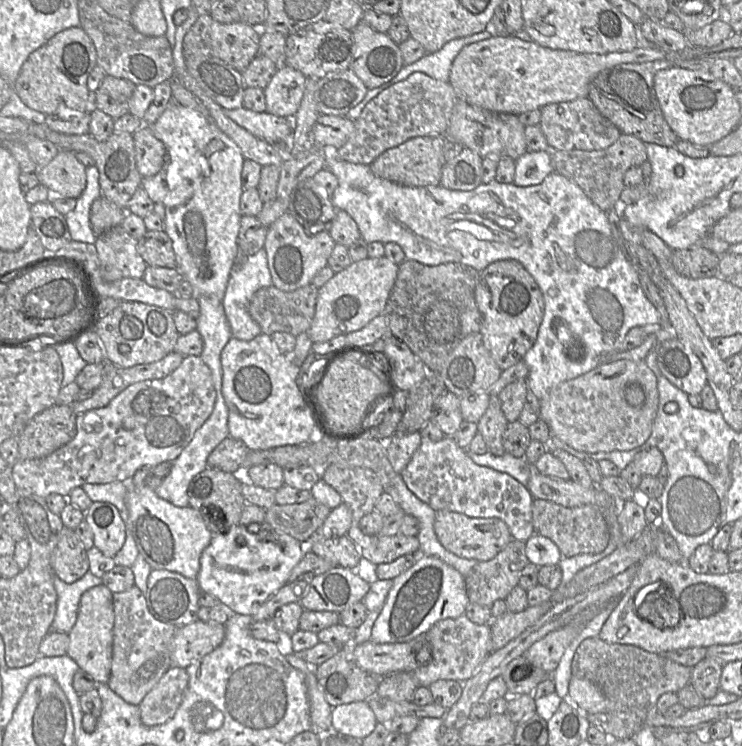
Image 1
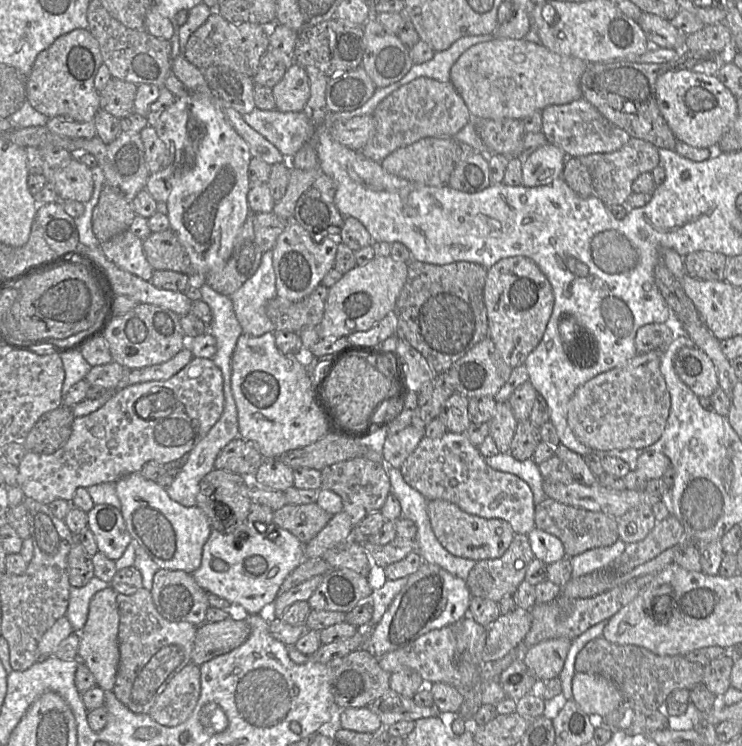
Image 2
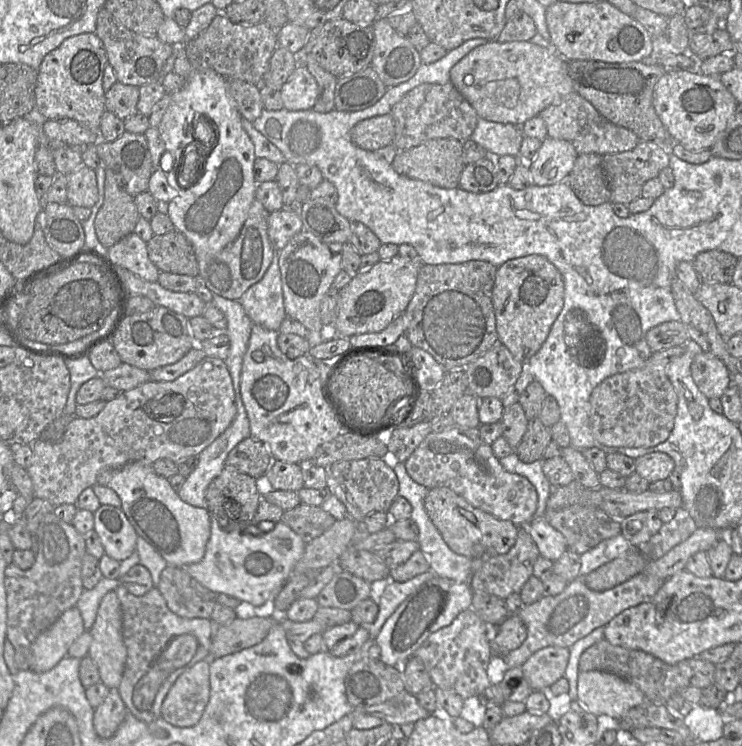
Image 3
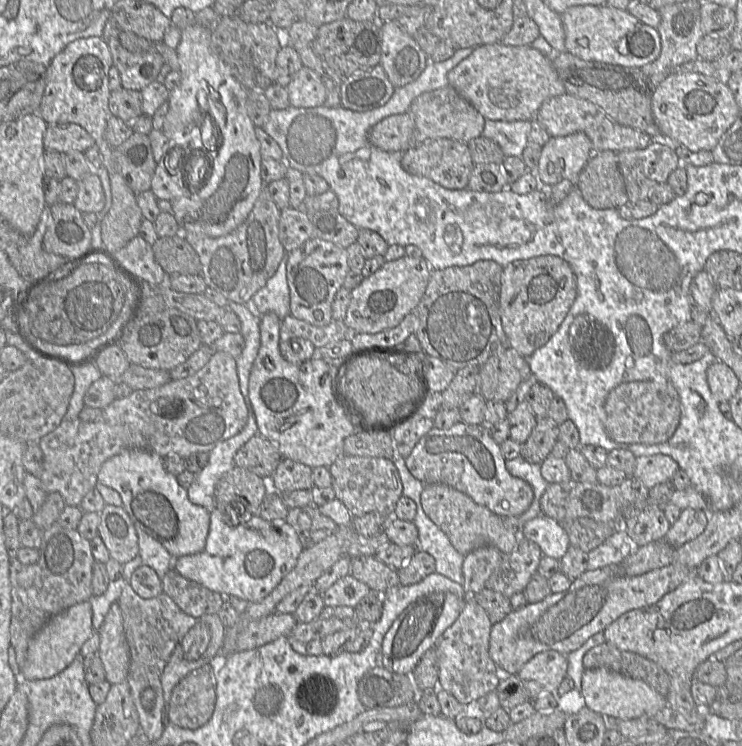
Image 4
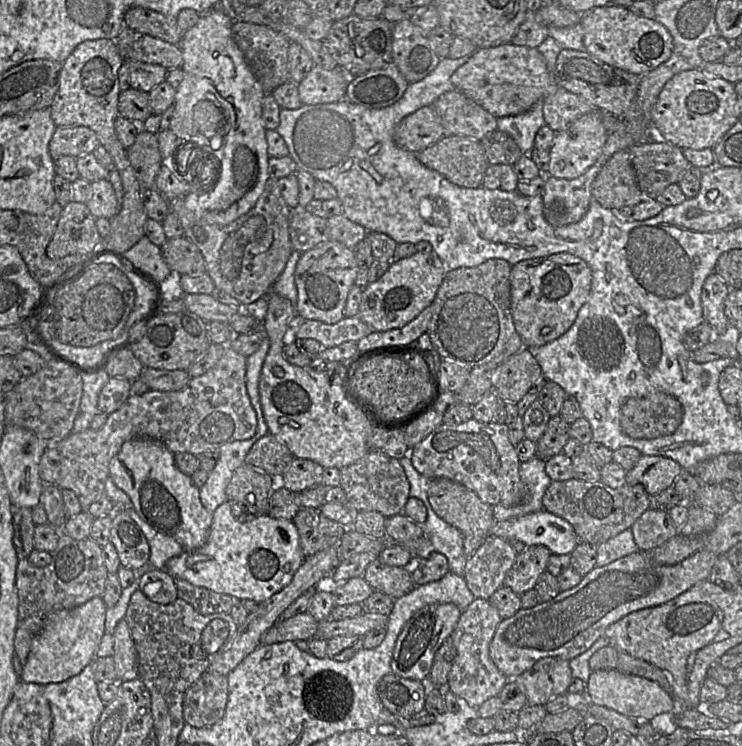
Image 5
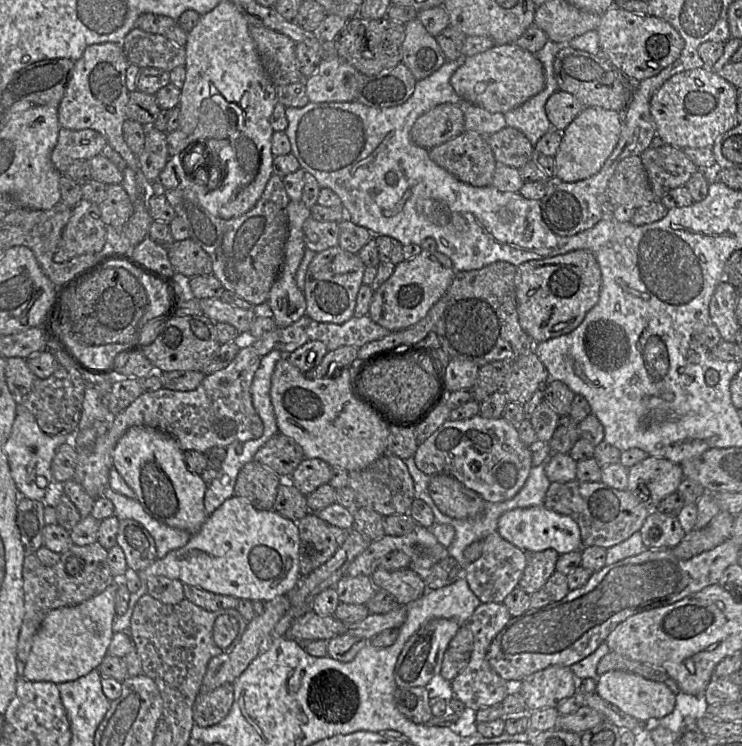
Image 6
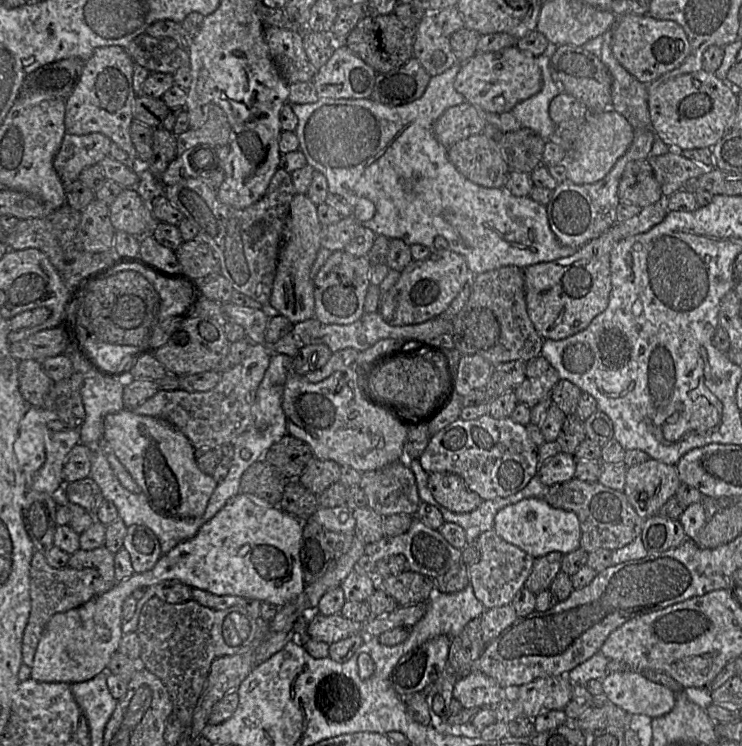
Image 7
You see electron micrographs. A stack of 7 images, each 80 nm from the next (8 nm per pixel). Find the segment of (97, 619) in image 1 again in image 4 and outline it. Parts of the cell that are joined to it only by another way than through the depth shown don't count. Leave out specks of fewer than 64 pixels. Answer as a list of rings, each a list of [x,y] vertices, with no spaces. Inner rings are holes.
[[[118,601],[111,604],[101,627],[96,632],[100,638],[97,654],[105,670],[105,680],[111,685],[126,681],[130,654]]]

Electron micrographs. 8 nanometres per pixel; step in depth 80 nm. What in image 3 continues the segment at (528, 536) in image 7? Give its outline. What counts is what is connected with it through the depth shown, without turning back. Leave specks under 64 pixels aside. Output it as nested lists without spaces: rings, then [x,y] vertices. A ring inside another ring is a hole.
[[[543,517],[531,521],[526,531],[537,545],[540,556],[555,562],[568,549],[565,537]]]

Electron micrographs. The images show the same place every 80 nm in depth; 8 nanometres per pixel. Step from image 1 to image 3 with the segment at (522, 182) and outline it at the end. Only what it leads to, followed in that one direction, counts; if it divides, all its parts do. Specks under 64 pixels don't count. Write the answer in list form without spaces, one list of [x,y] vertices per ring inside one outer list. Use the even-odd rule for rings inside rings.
[[[546,137],[529,163],[532,184],[548,186],[564,181],[572,171],[578,155],[570,142]]]

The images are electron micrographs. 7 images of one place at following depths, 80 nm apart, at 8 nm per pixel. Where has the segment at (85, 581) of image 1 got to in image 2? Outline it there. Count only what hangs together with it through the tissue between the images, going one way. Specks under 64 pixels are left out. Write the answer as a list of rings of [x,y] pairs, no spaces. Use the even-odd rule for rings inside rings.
[[[95,576],[83,587],[71,586],[65,617],[70,622],[74,632],[79,632],[84,627],[88,616],[89,603],[93,595],[108,587],[110,587],[109,582]]]

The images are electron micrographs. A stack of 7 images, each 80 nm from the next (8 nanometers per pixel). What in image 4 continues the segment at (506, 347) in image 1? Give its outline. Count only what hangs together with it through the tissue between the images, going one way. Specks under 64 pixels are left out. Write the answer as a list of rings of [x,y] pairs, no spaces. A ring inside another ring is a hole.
[[[545,255],[517,260],[503,267],[500,315],[510,348],[529,358],[558,330],[576,296],[576,276],[569,263],[558,256]]]

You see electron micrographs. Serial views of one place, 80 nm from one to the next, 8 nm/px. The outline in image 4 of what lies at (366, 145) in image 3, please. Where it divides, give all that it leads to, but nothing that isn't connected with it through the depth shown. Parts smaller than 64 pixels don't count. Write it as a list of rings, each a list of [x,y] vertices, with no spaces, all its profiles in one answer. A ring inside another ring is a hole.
[[[408,113],[388,116],[369,130],[371,145],[391,153],[402,153],[415,146],[415,123]]]

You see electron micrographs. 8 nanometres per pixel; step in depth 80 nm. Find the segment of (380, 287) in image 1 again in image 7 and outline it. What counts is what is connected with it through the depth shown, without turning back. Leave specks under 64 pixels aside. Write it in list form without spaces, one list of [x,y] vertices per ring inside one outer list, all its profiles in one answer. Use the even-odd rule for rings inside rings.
[[[450,249],[431,252],[422,260],[413,259],[402,272],[396,284],[380,295],[378,313],[392,326],[420,324],[443,313],[475,275],[466,259]]]

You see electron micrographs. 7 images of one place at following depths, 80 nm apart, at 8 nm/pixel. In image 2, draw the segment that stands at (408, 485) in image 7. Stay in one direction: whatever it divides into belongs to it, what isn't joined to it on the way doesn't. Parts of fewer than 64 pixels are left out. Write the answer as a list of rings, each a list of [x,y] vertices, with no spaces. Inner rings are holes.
[[[353,458],[325,467],[321,471],[322,487],[337,494],[344,511],[349,515],[353,526],[353,537],[357,539],[356,527],[369,514],[379,512],[386,498],[391,494],[391,483],[386,470],[386,463],[375,462],[366,458]]]

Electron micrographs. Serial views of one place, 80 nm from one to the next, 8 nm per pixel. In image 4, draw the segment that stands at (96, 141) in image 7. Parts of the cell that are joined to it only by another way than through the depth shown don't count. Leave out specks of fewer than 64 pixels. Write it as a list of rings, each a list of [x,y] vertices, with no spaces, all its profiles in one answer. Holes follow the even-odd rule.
[[[78,124],[48,125],[44,135],[45,150],[56,151],[60,154],[68,152],[84,153],[94,146],[90,134]]]

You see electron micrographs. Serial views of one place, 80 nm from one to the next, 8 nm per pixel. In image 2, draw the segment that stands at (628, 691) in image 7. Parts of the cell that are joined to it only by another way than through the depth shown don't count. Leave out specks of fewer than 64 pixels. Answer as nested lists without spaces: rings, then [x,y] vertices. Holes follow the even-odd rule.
[[[575,673],[572,678],[572,694],[573,700],[585,713],[601,717],[624,701],[613,682],[595,674]]]

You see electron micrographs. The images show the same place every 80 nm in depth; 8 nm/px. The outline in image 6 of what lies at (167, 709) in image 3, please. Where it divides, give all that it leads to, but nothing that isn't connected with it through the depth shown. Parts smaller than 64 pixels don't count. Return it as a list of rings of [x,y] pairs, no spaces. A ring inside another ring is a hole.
[[[223,684],[210,692],[198,692],[193,704],[194,723],[201,727],[219,723],[228,714],[233,700],[232,684]]]

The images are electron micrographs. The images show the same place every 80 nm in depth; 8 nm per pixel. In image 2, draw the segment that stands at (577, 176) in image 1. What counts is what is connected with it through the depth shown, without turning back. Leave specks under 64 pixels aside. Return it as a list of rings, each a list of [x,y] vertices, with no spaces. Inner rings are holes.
[[[631,137],[620,149],[610,153],[595,153],[578,157],[588,169],[592,178],[593,195],[608,208],[614,205],[626,205],[632,191],[634,180],[642,173],[650,172],[659,166],[658,148],[650,142]]]

